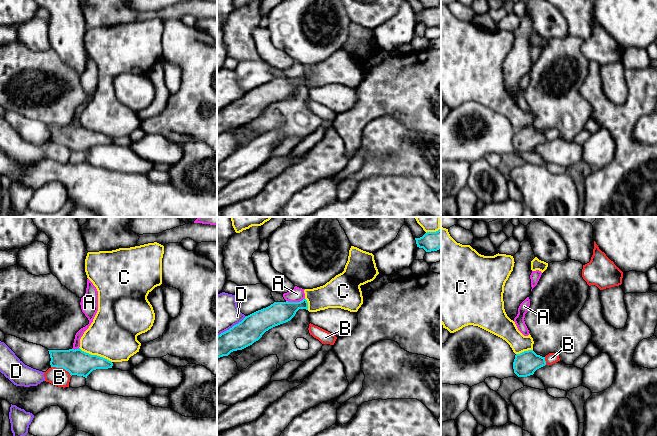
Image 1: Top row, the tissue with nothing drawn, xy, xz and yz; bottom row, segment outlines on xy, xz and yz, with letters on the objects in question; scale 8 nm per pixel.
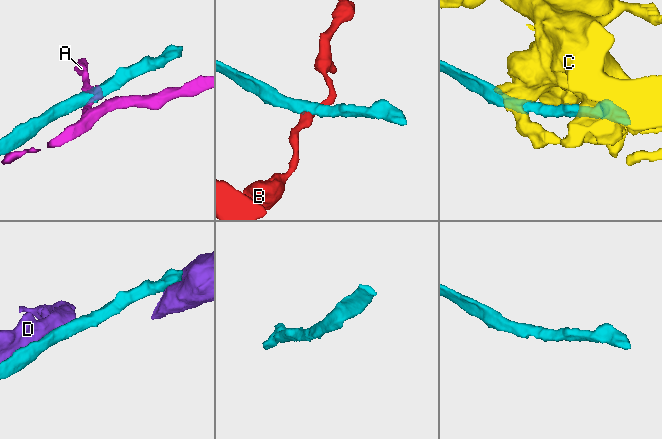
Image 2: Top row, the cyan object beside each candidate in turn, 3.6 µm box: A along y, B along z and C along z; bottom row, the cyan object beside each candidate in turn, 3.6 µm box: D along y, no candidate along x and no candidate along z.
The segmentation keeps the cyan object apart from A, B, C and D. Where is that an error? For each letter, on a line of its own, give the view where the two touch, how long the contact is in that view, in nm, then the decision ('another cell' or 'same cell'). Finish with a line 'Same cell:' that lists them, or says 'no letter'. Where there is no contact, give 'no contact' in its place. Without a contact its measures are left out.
A: contact in xz; length 150 nm; another cell
B: contact in xy; length 180 nm; another cell
C: contact in xy; length 300 nm; another cell
D: contact in xz; length 280 nm; another cell
Same cell: no letter

